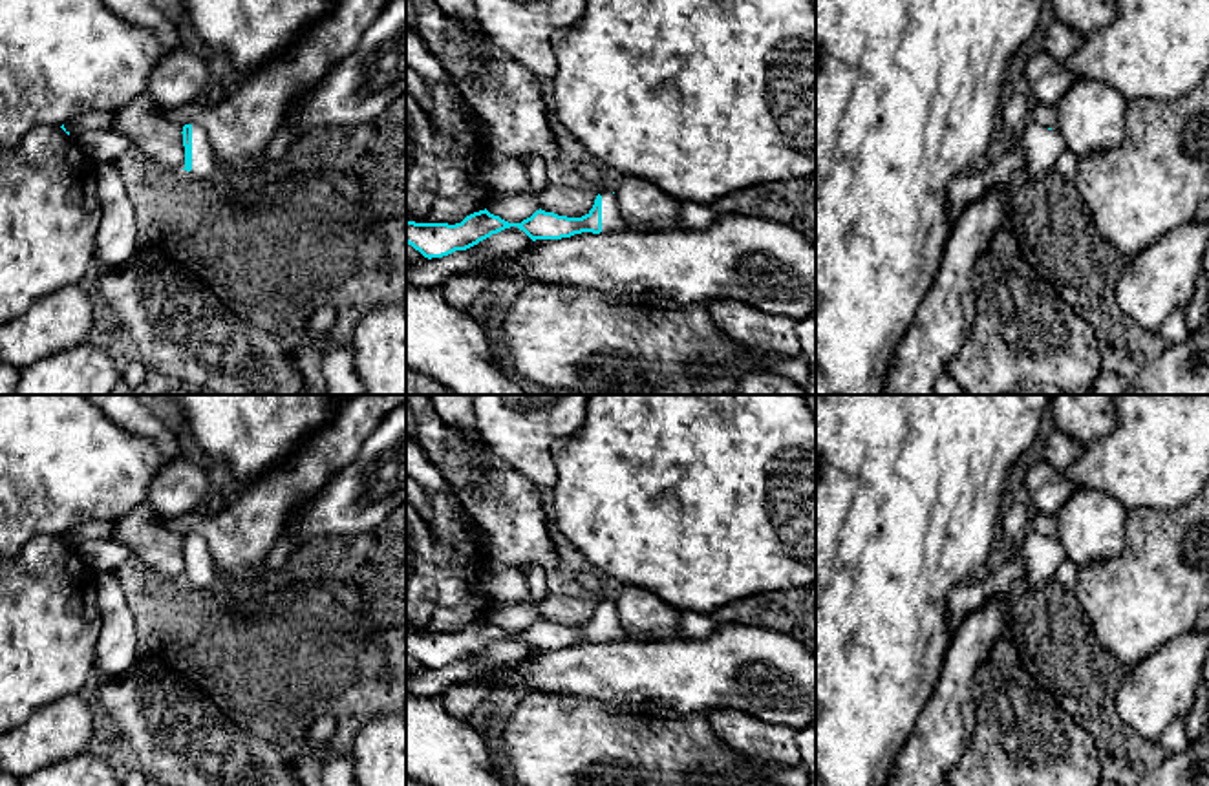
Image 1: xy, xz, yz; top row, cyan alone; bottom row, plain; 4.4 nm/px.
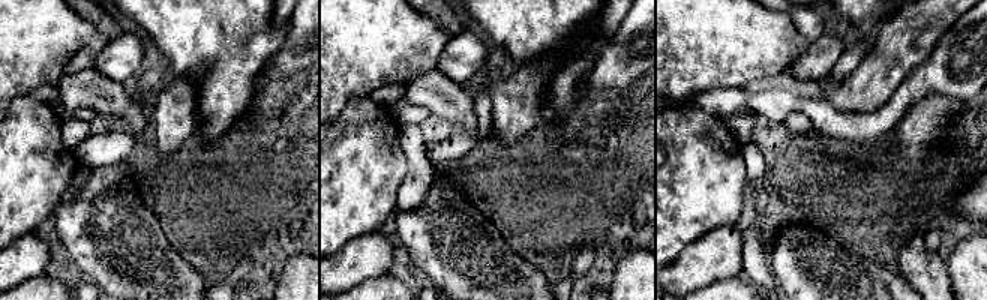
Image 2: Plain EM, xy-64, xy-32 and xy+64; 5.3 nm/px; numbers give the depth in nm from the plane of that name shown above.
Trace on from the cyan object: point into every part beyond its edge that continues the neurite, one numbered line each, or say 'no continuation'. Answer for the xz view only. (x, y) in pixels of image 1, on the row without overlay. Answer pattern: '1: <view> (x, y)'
1: xz (611, 627)

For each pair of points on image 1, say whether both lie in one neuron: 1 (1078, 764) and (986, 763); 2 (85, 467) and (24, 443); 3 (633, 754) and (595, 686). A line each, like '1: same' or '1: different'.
1: same
2: same
3: different

